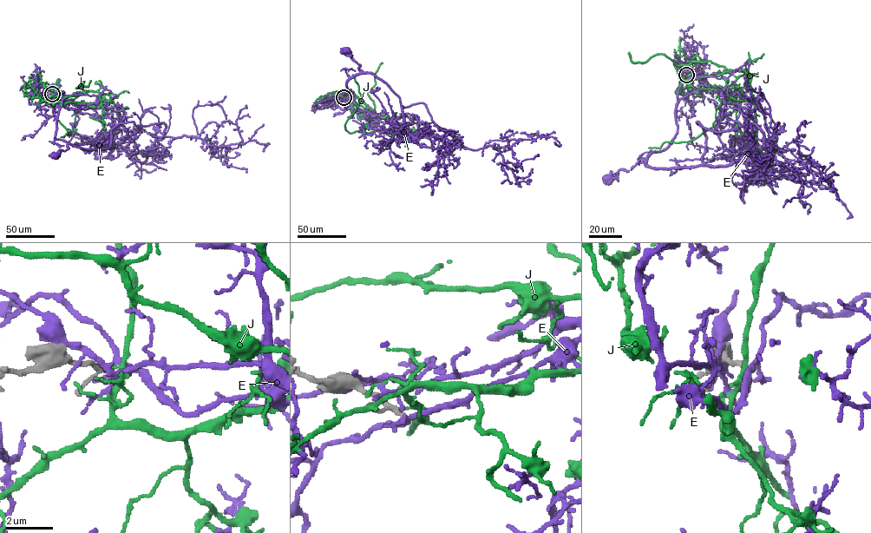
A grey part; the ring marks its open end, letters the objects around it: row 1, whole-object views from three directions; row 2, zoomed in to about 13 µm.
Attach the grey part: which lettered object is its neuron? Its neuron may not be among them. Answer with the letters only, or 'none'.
none

